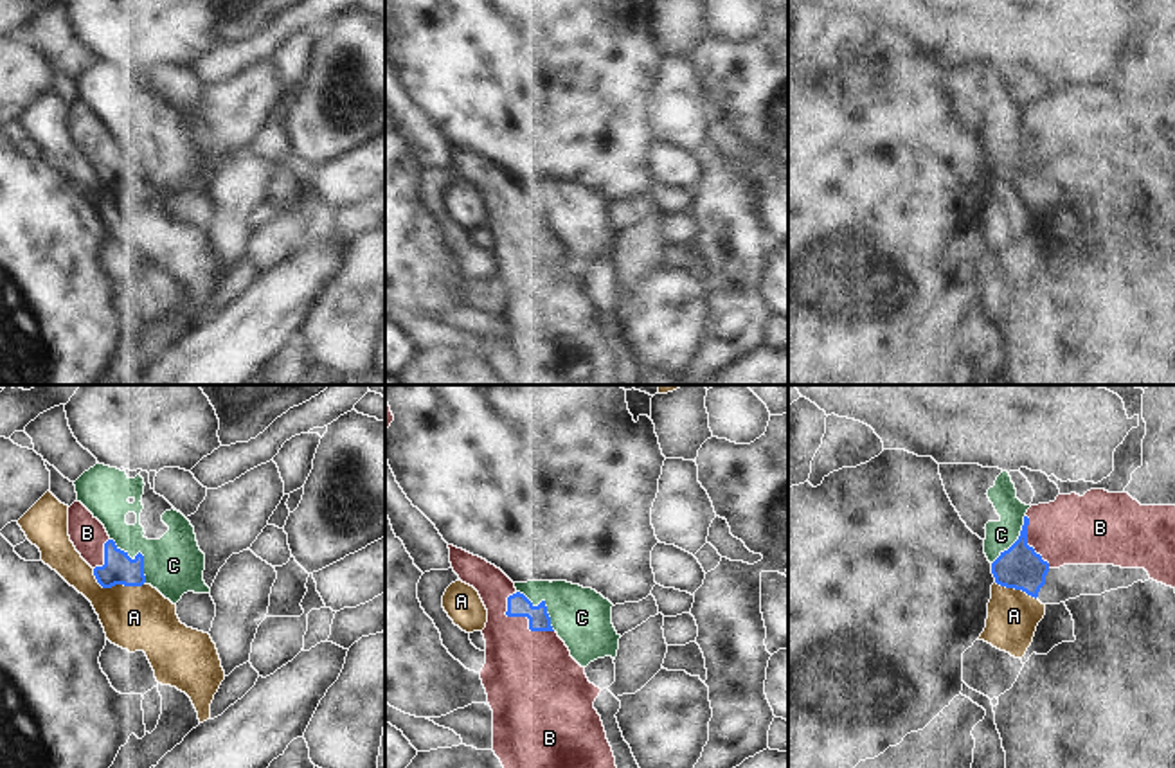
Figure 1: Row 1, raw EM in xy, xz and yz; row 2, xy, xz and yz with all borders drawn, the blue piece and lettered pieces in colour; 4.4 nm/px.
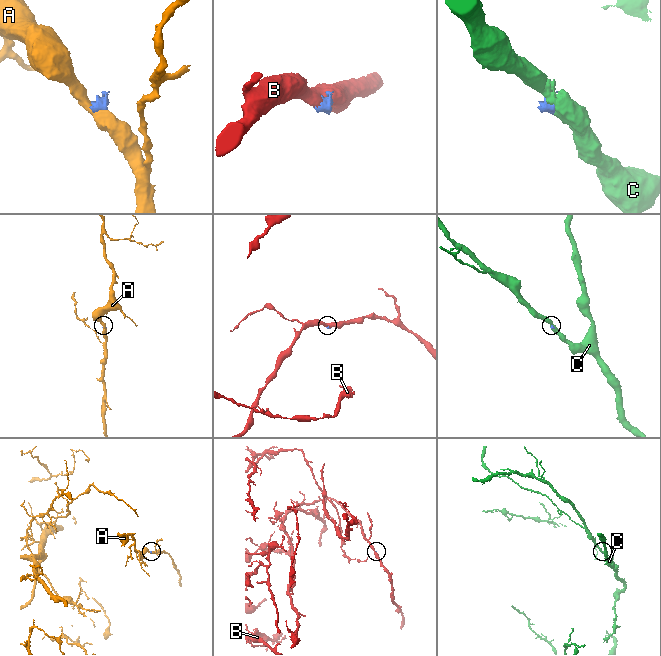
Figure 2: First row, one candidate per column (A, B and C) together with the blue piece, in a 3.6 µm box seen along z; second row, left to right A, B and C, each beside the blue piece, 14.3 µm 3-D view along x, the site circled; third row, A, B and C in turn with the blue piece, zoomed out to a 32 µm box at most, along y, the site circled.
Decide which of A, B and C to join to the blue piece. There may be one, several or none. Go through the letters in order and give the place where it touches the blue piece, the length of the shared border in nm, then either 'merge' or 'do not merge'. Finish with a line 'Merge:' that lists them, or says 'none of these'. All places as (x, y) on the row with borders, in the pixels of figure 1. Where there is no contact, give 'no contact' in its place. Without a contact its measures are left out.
A: meets blue in xy at (116, 583); contact 240 nm long; do not merge
B: meets blue in xz at (526, 616); contact 260 nm long; merge
C: meets blue in xy at (139, 553); contact 260 nm long; do not merge
Merge: B

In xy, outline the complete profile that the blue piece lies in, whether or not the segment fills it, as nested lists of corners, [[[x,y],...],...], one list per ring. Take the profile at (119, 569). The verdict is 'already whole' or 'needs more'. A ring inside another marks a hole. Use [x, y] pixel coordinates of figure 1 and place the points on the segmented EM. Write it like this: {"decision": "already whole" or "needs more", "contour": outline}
{"decision": "needs more", "contour": [[[81,504],[68,507],[68,536],[81,558],[94,568],[103,588],[115,585],[142,586],[144,556],[133,559],[108,536],[104,525]]]}

